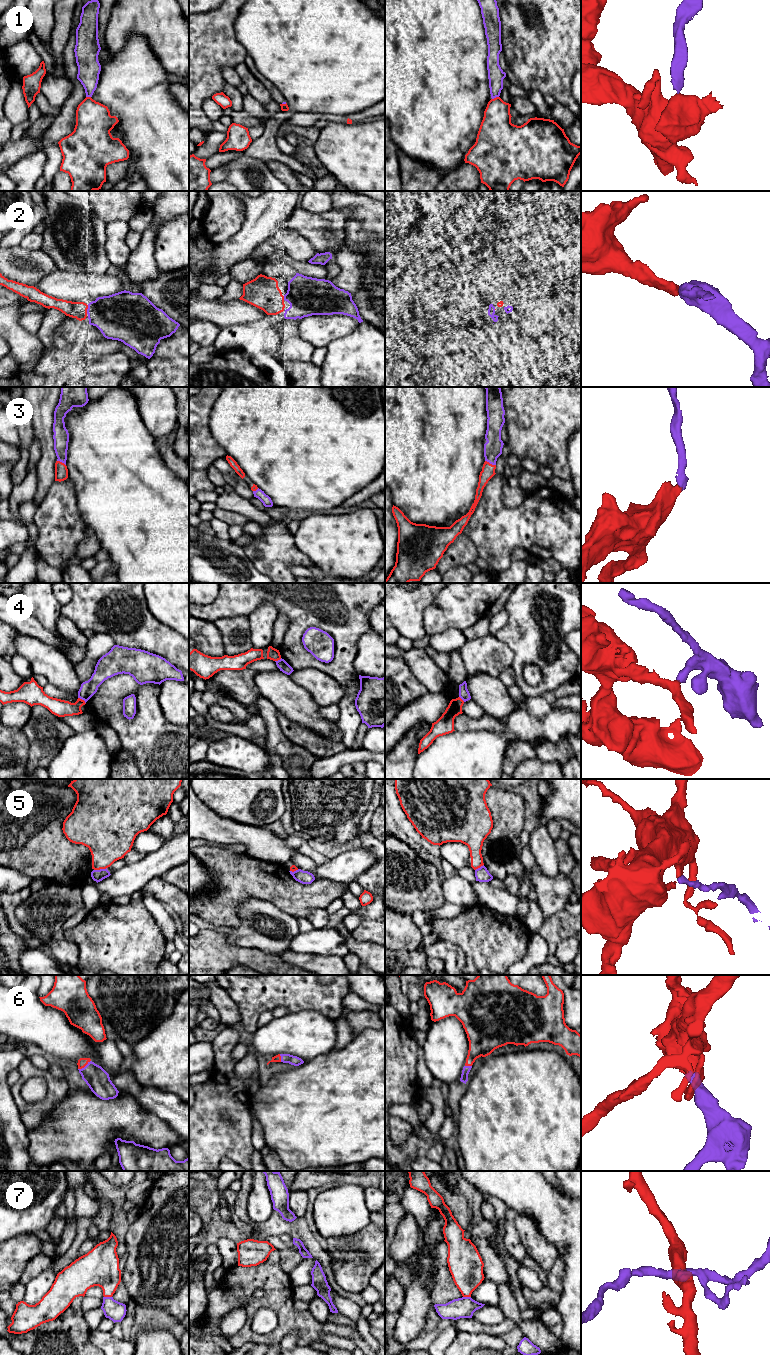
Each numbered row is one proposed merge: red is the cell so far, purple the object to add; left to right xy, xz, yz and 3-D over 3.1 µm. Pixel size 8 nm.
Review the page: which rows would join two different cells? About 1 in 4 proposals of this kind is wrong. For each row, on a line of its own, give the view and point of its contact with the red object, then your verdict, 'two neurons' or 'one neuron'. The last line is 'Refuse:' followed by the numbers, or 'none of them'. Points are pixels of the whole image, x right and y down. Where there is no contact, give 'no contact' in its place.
1: yz (496, 97) | two neurons
2: xy (87, 308) | one neuron
3: yz (489, 463) | one neuron
4: xy (81, 699) | two neurons
5: xy (100, 868) | two neurons
6: xy (84, 1066) | one neuron
7: xy (108, 1296) | two neurons
Refuse: 1, 4, 5, 7

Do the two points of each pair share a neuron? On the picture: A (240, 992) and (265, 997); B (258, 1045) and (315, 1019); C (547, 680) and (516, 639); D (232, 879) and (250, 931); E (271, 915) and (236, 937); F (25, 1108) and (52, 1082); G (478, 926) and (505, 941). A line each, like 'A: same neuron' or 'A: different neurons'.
A: same neuron
B: same neuron
C: same neuron
D: different neurons
E: same neuron
F: same neuron
G: same neuron

